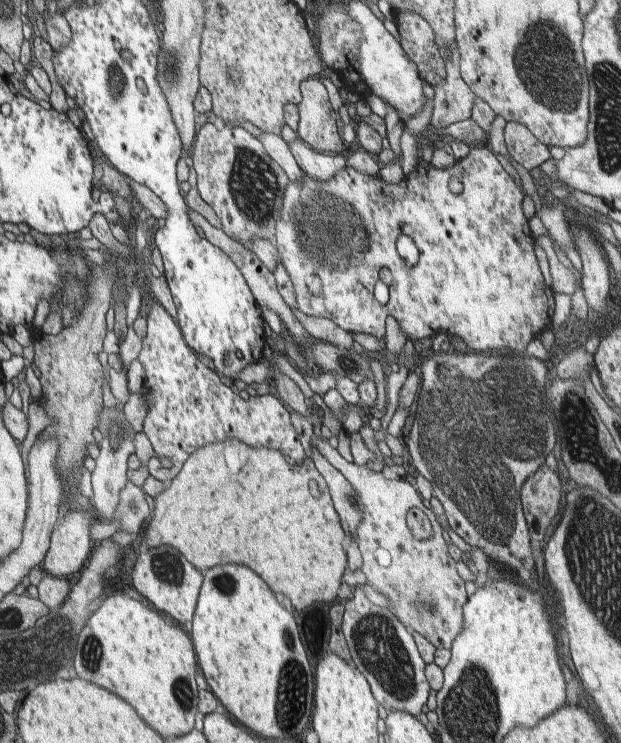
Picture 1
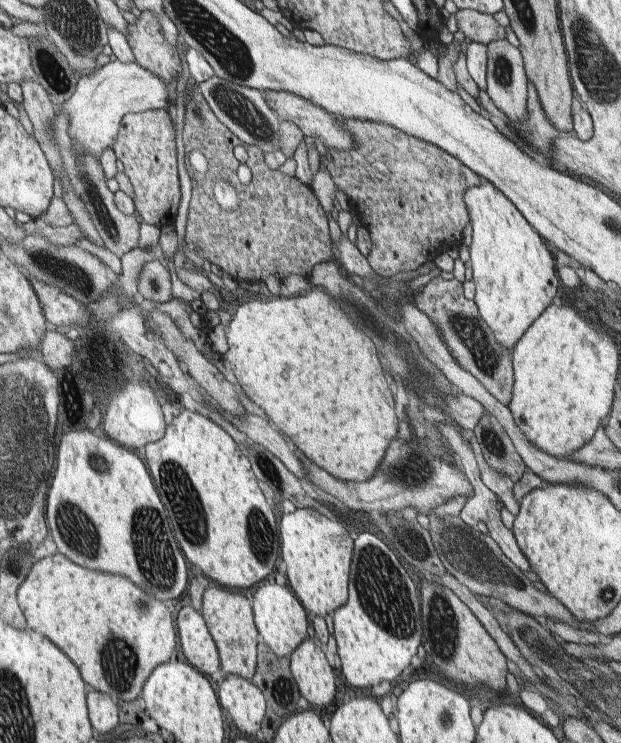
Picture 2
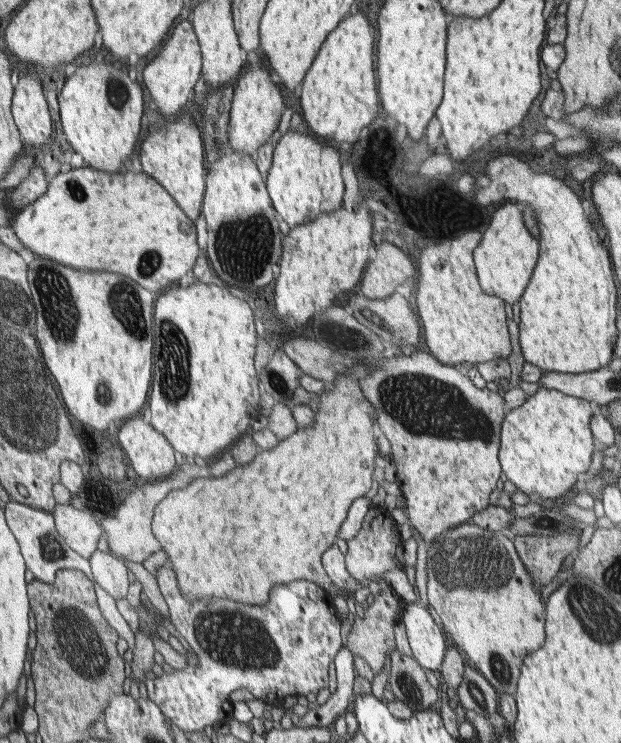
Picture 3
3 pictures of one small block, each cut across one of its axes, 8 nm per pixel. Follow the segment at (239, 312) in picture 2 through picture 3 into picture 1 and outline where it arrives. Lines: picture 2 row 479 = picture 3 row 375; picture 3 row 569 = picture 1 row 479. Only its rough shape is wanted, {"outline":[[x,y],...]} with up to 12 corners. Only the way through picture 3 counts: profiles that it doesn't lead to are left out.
{"outline":[[206,444],[144,539],[246,564],[297,612],[338,600],[348,536],[312,459]]}

